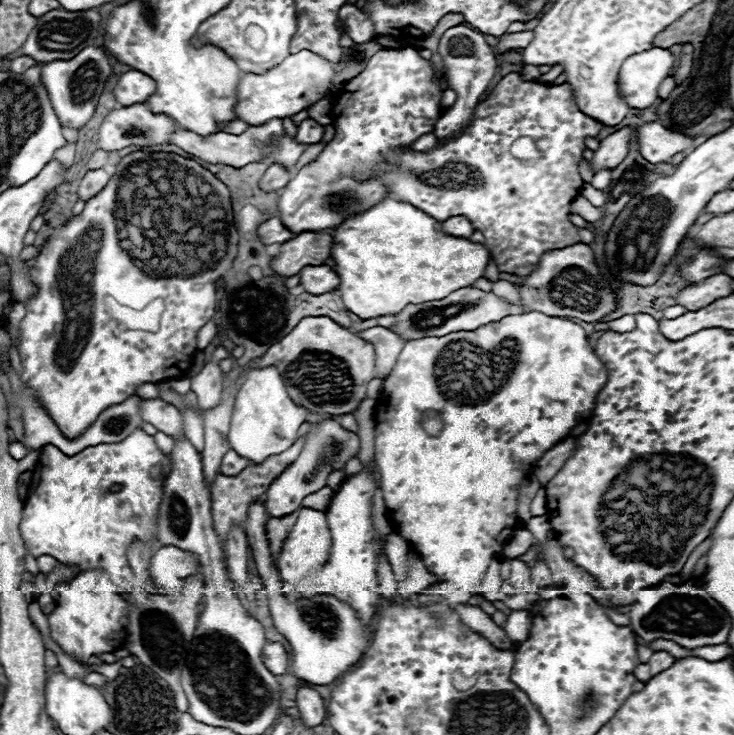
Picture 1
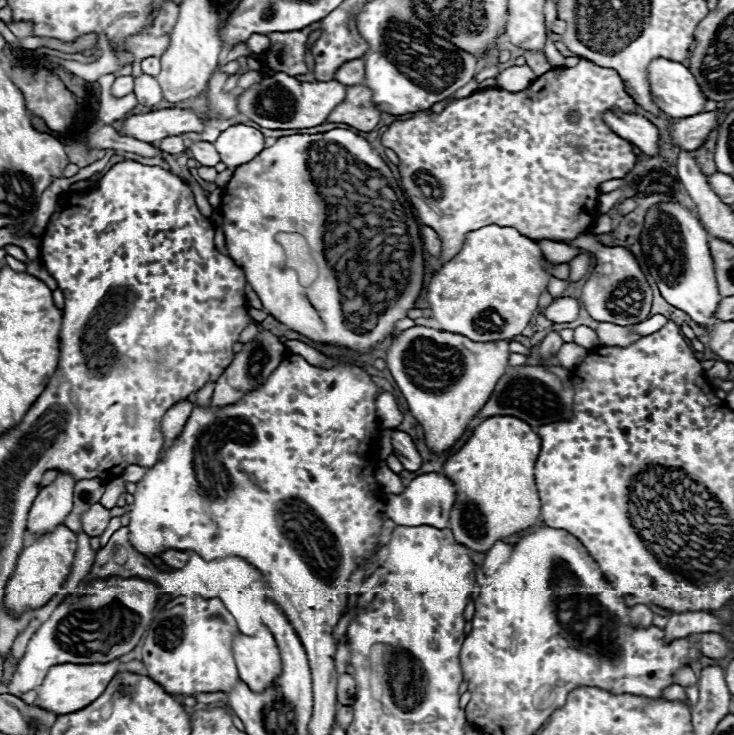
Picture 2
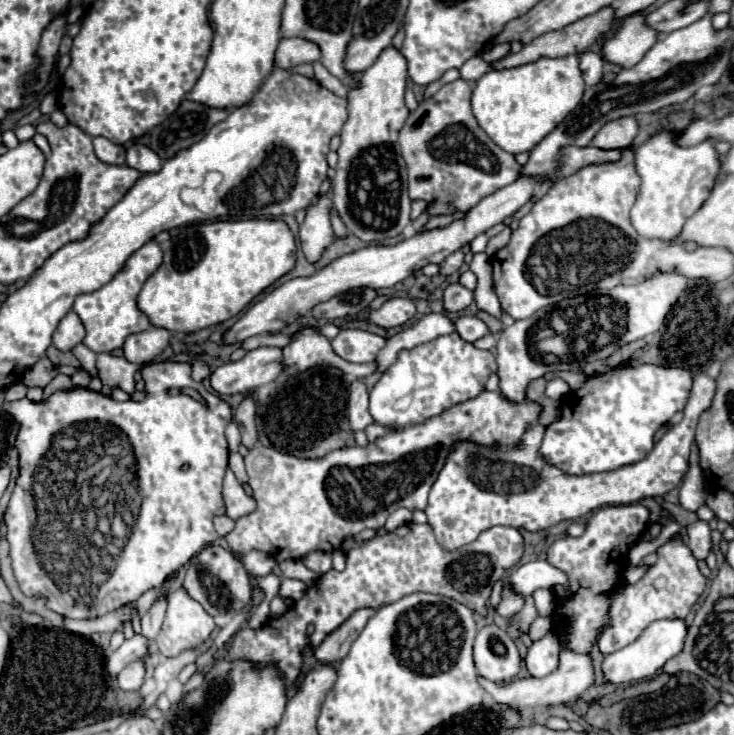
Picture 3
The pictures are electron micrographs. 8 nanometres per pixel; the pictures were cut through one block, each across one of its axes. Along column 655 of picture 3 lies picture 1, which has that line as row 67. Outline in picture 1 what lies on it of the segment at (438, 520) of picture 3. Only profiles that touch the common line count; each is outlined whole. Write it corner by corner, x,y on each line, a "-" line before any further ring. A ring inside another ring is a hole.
466,24
452,26
444,32
444,36
440,38
440,44
438,44
438,54
442,56
442,62
444,62
446,74
448,74
450,90
454,90
458,94
456,102
450,108
446,108
446,112
438,118
438,122
434,126
436,138
448,140
452,136
460,136
460,132
472,122
474,110
480,102
480,96
486,92
490,80
496,74
498,60
496,60
494,48
486,42
482,32
476,32
474,28
468,28

